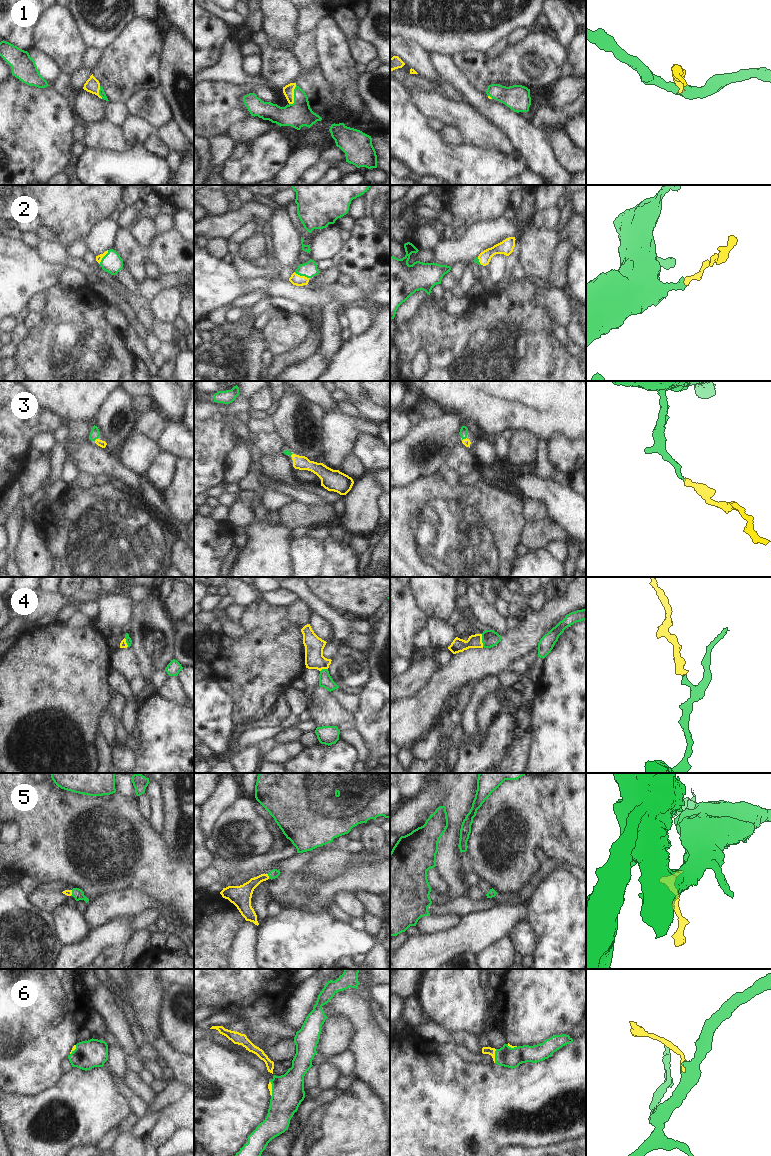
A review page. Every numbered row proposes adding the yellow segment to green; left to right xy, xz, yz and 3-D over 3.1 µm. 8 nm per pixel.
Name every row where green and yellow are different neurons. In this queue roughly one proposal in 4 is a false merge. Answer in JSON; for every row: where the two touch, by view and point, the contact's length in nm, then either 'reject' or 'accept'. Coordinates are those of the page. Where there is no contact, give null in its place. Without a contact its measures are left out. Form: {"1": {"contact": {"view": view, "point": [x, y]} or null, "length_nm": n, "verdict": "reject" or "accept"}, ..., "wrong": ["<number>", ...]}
{"1": {"contact": {"view": "xz", "point": [294, 96]}, "length_nm": 170, "verdict": "accept"}, "2": {"contact": {"view": "xz", "point": [301, 275]}, "length_nm": 130, "verdict": "accept"}, "3": {"contact": {"view": "xy", "point": [95, 439]}, "length_nm": 40, "verdict": "accept"}, "4": {"contact": {"view": "yz", "point": [482, 640]}, "length_nm": 110, "verdict": "accept"}, "5": {"contact": {"view": "xz", "point": [268, 875]}, "length_nm": 40, "verdict": "accept"}, "6": {"contact": {"view": "yz", "point": [495, 1056]}, "length_nm": 110, "verdict": "accept"}, "wrong": []}

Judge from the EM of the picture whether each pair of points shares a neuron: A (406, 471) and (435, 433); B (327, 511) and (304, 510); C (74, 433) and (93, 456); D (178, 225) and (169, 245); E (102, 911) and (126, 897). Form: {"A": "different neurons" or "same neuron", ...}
{"A": "same neuron", "B": "same neuron", "C": "different neurons", "D": "different neurons", "E": "same neuron"}

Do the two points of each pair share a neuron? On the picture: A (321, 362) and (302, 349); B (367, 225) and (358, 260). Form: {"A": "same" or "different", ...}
{"A": "different", "B": "same"}

